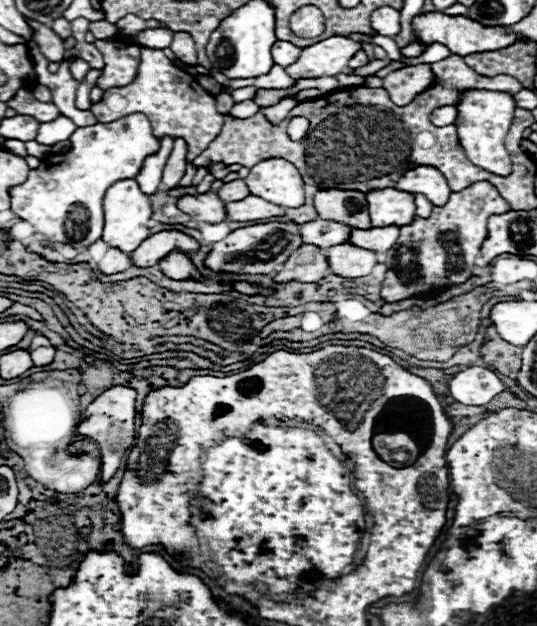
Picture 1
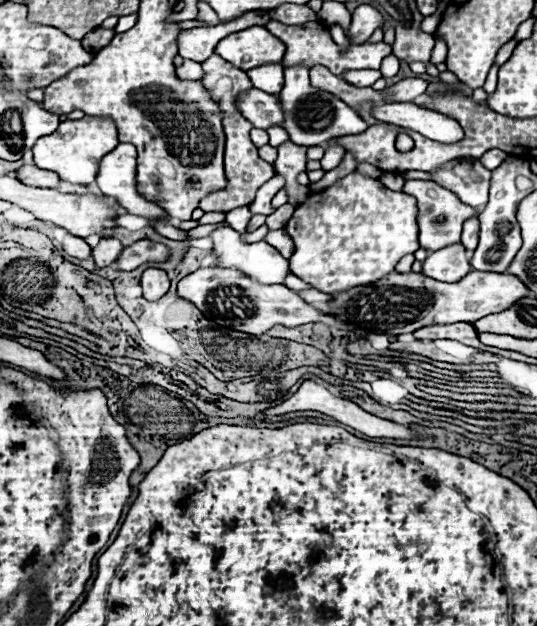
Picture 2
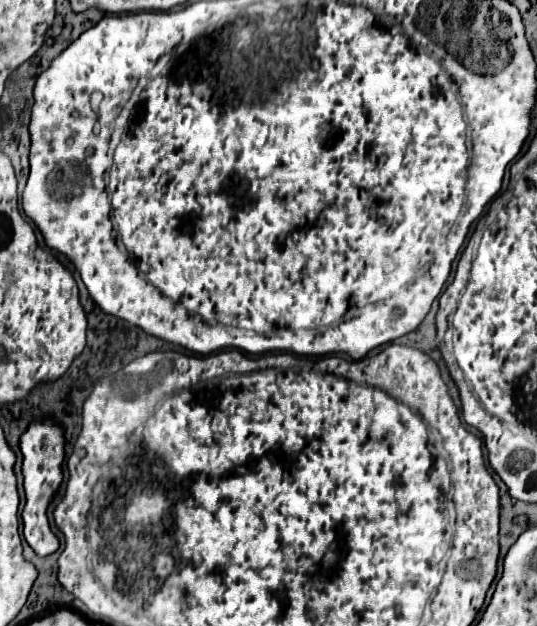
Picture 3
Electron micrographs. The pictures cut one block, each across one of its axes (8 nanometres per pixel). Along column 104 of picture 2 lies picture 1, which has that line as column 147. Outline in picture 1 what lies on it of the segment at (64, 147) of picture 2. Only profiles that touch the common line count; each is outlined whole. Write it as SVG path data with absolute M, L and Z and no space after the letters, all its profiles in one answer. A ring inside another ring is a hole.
M130 114L114 122L78 128L70 136L72 152L64 156L48 156L42 166L30 170L24 184L8 188L10 210L18 218L30 222L34 232L46 236L46 242L72 244L76 250L100 240L104 228L102 198L104 192L118 180L134 178L142 160L158 152L160 142L150 130L150 120L144 114Z

